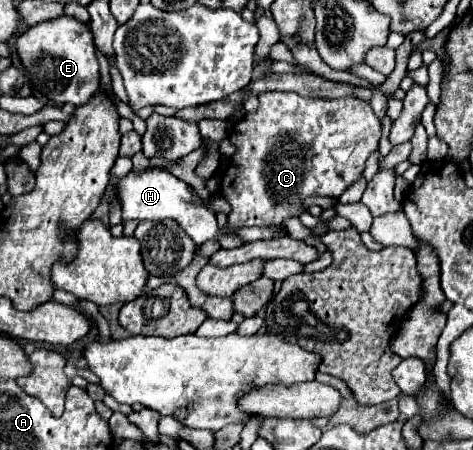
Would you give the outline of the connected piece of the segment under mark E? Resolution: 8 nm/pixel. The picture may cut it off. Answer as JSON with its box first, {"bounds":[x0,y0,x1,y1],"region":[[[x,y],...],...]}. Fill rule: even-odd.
{"bounds":[16,16,100,106],"region":[[[62,16],[62,20],[50,20],[46,24],[36,24],[28,28],[16,40],[16,52],[30,74],[30,80],[42,96],[46,96],[56,106],[66,102],[74,106],[86,104],[100,88],[100,66],[94,50],[94,40],[90,28],[72,16]]]}

